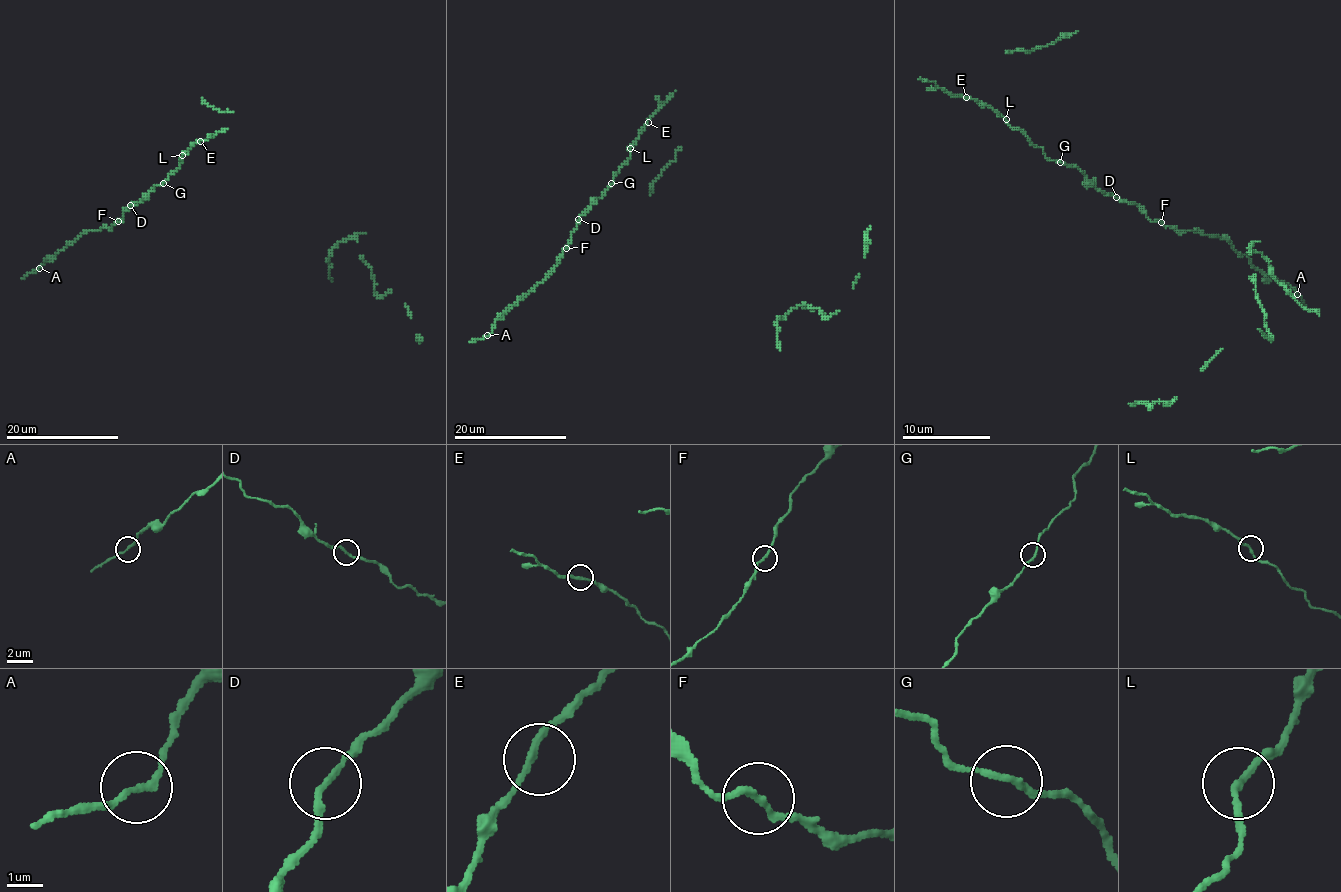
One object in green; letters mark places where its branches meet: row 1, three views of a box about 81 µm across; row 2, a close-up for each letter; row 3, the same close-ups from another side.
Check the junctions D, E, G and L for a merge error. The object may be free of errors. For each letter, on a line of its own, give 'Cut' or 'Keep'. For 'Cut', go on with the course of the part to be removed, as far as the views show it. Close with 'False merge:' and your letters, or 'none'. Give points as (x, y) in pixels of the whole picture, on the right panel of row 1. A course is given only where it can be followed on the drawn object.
D: Keep
E: Keep
G: Keep
L: Keep
False merge: none

